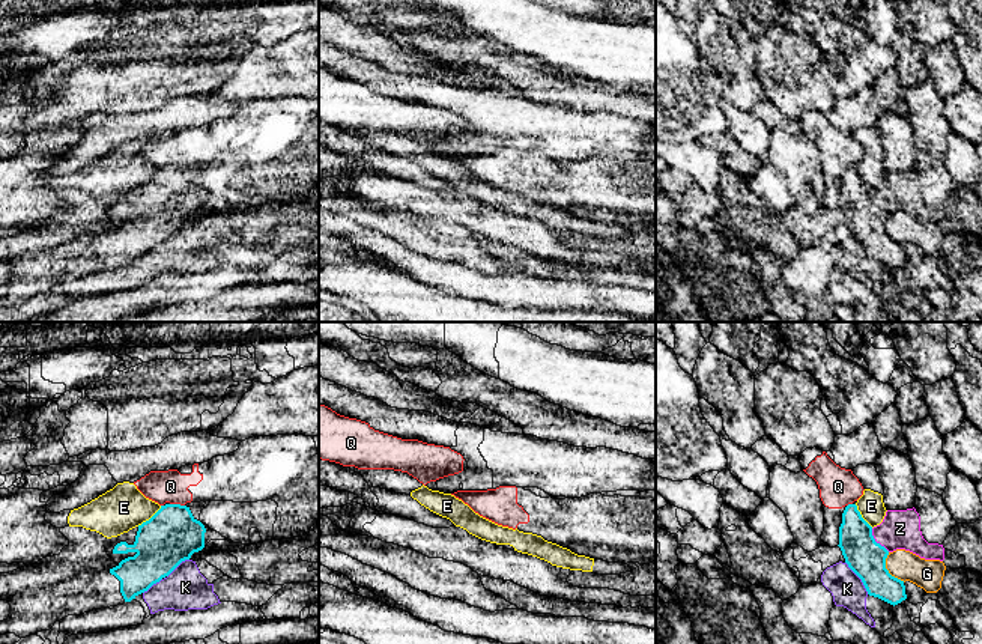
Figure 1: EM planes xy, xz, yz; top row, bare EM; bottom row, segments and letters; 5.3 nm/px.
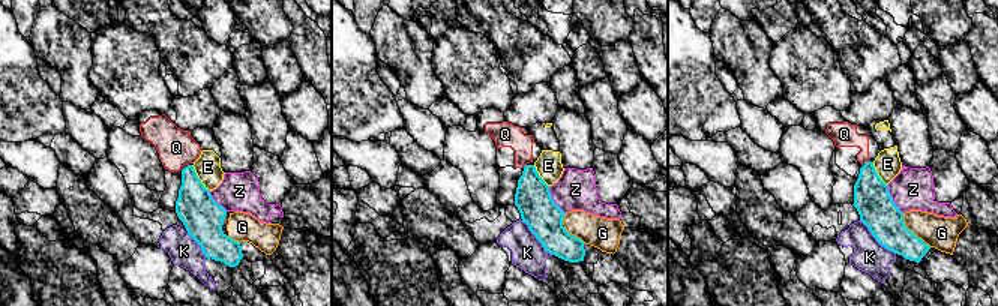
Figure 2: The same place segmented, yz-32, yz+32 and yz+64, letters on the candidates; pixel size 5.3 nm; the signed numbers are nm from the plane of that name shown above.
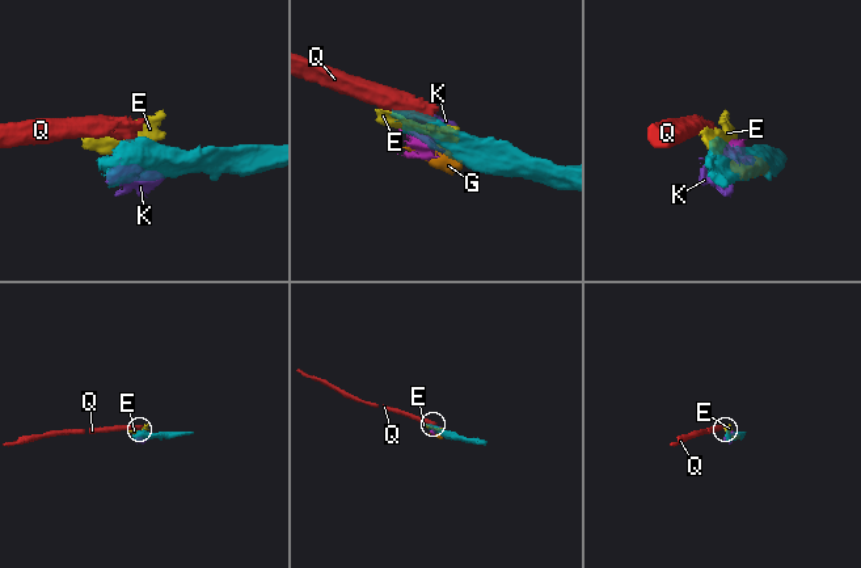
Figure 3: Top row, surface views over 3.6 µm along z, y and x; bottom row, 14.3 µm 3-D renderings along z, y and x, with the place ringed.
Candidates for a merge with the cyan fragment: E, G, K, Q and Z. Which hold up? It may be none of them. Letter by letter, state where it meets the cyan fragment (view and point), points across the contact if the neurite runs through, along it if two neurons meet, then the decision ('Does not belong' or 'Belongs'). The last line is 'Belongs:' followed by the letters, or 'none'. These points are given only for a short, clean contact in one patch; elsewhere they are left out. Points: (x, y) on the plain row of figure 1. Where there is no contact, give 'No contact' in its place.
E: Touches cyan at xy (151, 181). Does not belong
G: Touches cyan at yz (888, 233). Does not belong
K: Touches cyan at yz (859, 239). Boundary: yz (845, 224), (868, 256). Does not belong
Q: Touches cyan at xy (178, 167). Boundary: xy (170, 166), (184, 169). Does not belong
Z: Touches cyan at yz (875, 205). Boundary: yz (871, 191), (872, 200), (889, 214). Does not belong
Belongs: none

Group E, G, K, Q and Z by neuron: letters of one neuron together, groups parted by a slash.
E / G / K / Q / Z

